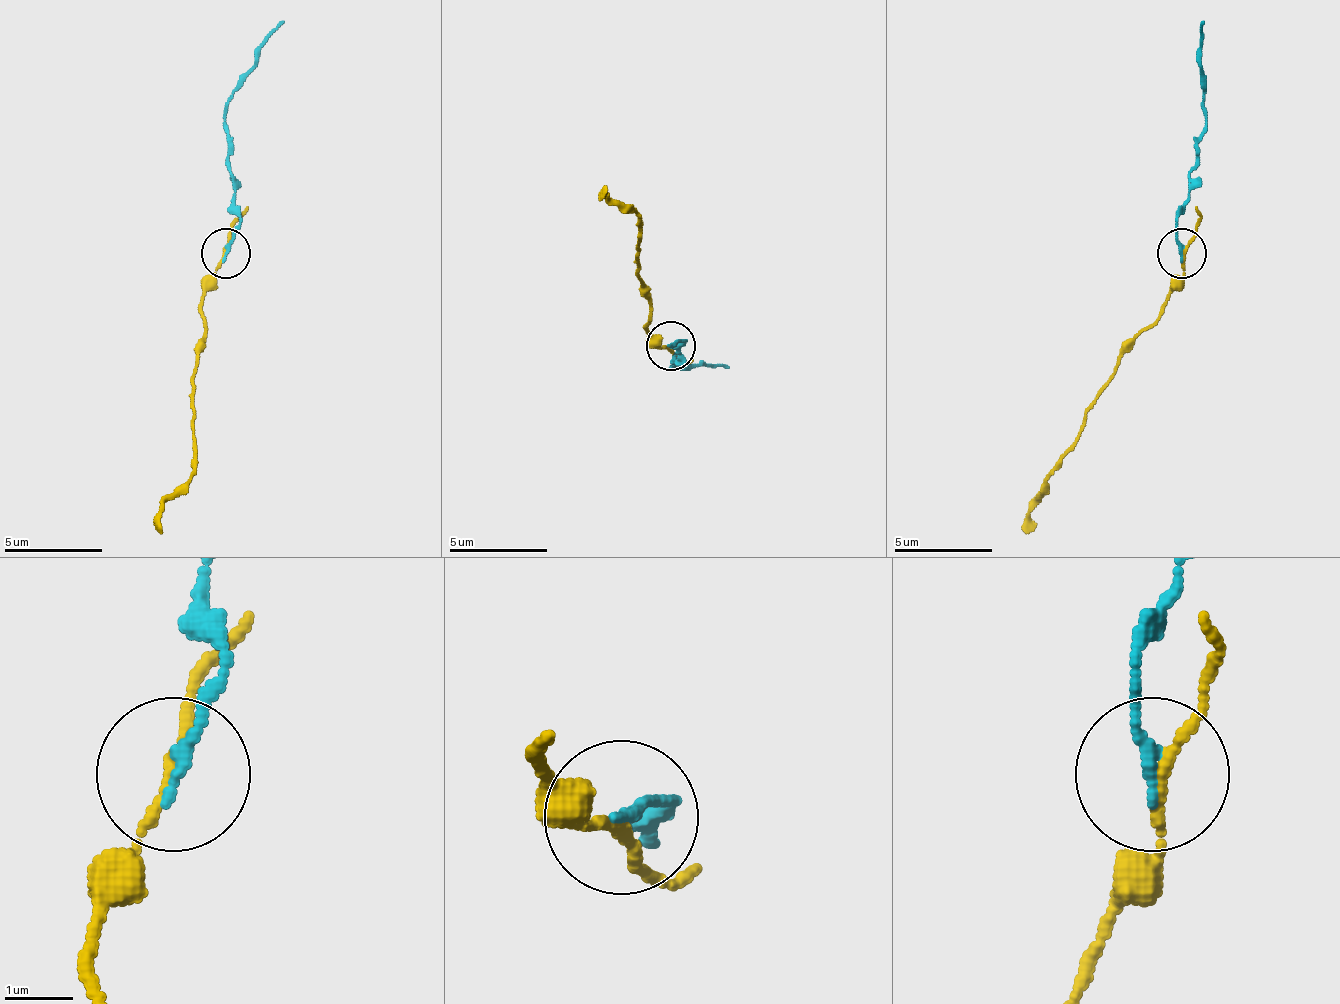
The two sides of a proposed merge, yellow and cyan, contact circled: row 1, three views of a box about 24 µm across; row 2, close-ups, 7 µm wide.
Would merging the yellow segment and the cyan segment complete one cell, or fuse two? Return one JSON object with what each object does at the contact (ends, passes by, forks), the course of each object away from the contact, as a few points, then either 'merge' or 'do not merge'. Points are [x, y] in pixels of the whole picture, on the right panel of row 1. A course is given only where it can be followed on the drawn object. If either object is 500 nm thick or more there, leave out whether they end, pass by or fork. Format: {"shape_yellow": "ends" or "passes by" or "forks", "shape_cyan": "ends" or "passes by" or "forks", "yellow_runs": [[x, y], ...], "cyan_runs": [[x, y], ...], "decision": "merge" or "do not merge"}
{"shape_yellow": "passes by", "shape_cyan": "ends", "yellow_runs": [[1185, 252], [1170, 301], [1121, 355], [1032, 503], [1022, 532]], "cyan_runs": [[1180, 252], [1175, 212], [1190, 198], [1205, 104], [1200, 50], [1205, 20]], "decision": "do not merge"}

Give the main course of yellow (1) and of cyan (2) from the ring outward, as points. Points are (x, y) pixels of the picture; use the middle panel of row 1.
1: (669, 349), (649, 334), (639, 216), (610, 196), (605, 186)
2: (669, 344), (684, 339), (669, 369), (698, 364), (728, 369)

